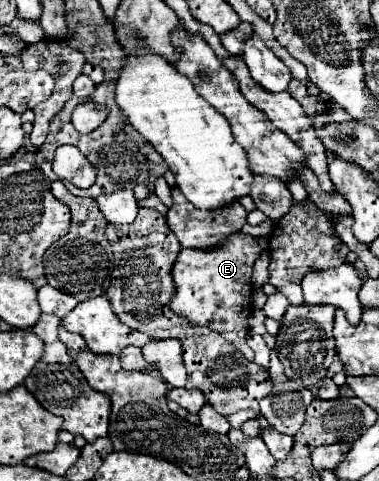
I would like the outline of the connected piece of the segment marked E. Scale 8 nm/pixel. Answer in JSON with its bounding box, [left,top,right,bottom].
[171,233,261,361]

